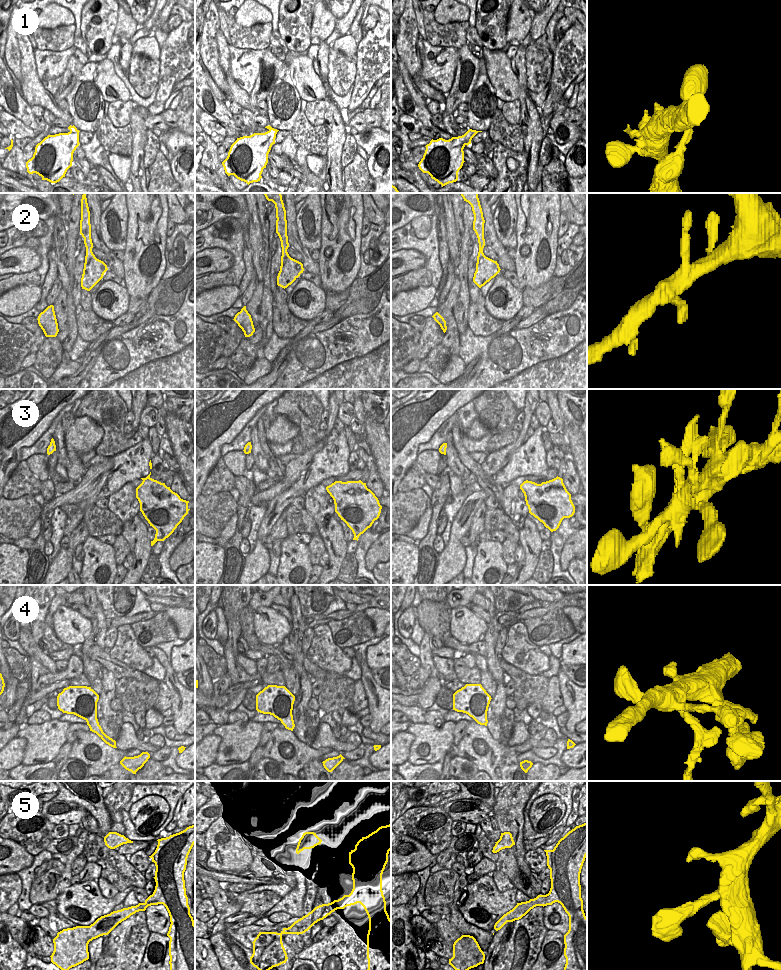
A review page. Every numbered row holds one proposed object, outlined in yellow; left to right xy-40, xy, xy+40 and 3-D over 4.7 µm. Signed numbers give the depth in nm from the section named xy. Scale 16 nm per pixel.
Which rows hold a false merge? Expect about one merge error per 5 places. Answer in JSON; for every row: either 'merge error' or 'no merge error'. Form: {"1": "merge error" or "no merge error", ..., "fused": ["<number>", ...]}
{"1": "no merge error", "2": "no merge error", "3": "no merge error", "4": "merge error", "5": "no merge error", "fused": ["4"]}

